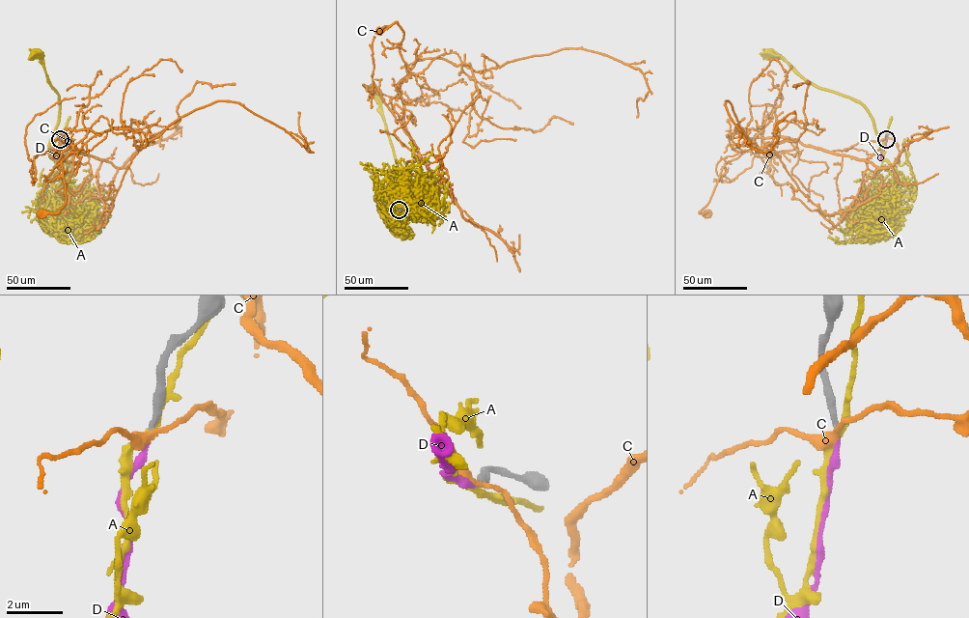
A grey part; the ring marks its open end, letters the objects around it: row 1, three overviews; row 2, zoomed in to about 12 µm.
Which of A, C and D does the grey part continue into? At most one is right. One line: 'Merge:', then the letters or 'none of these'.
Merge: D

